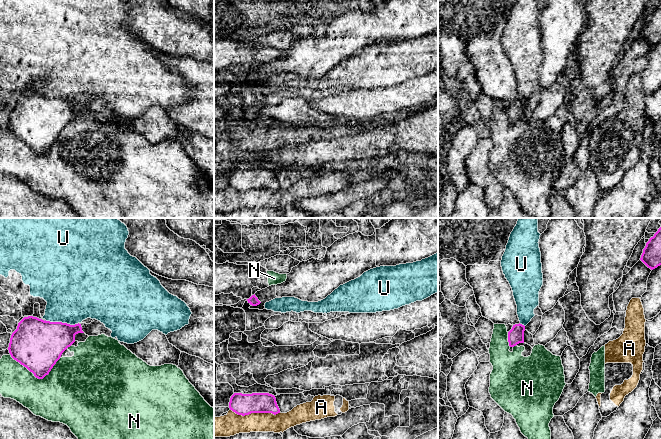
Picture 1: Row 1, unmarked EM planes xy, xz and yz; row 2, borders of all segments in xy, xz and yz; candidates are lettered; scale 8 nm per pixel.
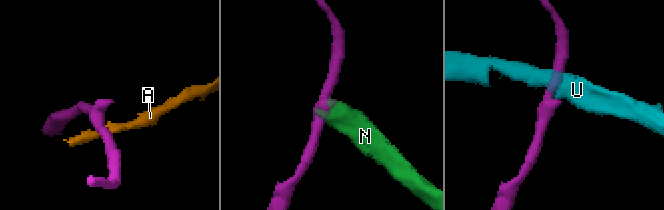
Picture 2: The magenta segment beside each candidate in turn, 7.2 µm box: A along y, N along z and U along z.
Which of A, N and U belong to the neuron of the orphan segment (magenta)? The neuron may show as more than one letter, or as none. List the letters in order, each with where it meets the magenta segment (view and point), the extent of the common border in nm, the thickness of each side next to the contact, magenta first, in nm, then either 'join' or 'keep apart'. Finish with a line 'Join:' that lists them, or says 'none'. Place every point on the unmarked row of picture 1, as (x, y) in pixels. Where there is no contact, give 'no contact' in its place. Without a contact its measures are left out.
A: xz (255, 188) | 400 nm | 180/180 nm | keep apart
N: xy (36, 153) | 400 nm | 380/400 nm | keep apart
U: xy (61, 98) | 280 nm | 400/440 nm | keep apart
Join: none

